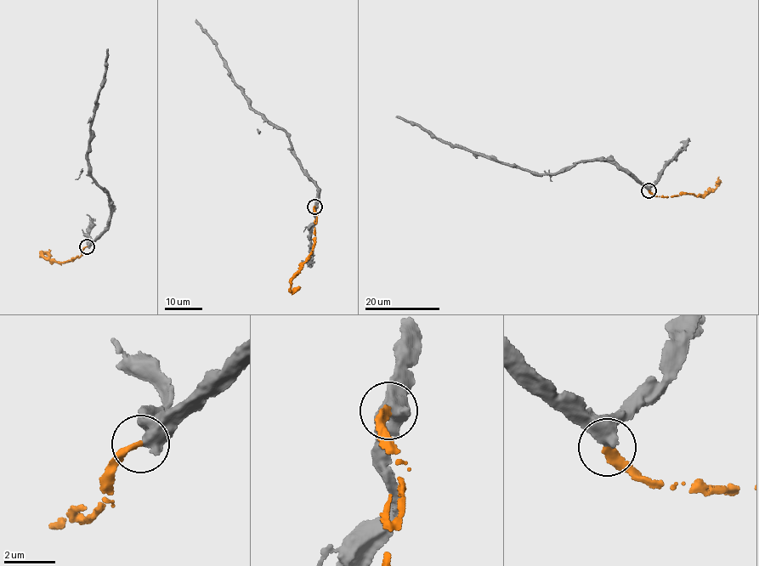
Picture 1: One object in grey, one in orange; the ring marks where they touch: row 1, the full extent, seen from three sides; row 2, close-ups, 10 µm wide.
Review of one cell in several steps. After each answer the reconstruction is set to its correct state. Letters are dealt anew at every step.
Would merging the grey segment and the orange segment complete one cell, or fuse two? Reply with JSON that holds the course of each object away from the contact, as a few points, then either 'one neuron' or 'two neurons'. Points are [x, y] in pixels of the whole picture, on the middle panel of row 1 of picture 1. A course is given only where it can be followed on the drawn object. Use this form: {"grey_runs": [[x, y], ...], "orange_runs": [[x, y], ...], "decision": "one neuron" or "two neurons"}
{"grey_runs": [[314, 206], [318, 189], [302, 166], [286, 134], [250, 106], [243, 88], [234, 83], [216, 42], [195, 19]], "orange_runs": [[314, 206], [314, 211], [318, 215], [311, 254], [292, 278], [290, 287], [296, 291], [301, 288]], "decision": "one neuron"}

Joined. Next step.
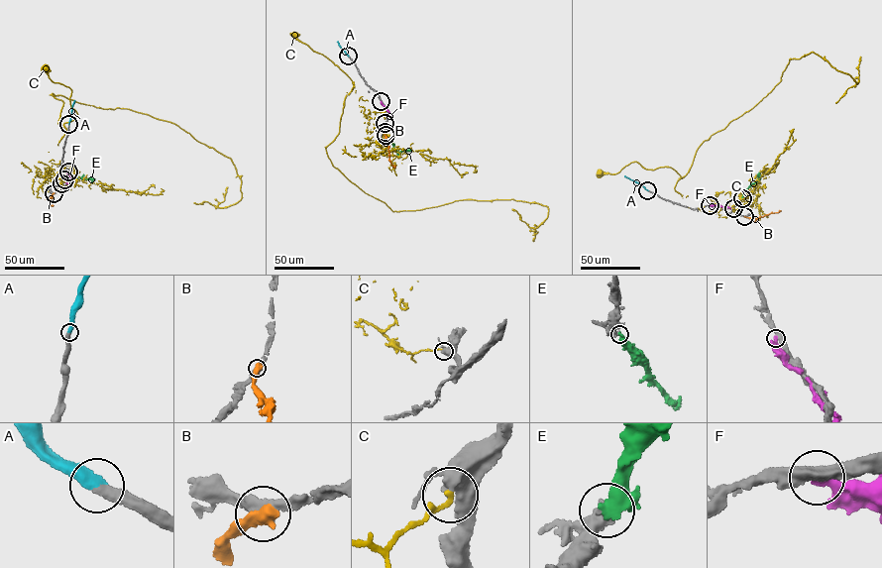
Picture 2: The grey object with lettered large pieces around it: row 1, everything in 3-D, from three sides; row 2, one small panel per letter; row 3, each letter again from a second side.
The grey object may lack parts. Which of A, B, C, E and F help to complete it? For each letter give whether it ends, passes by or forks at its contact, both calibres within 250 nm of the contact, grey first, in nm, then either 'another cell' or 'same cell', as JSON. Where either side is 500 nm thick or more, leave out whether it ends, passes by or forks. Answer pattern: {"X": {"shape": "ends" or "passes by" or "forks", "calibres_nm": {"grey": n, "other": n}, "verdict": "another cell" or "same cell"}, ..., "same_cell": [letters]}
{"A": {"shape": "ends", "calibres_nm": {"grey": 400, "other": 480}, "verdict": "same cell"}, "B": {"calibres_nm": {"grey": 360, "other": 550}, "verdict": "another cell"}, "C": {"shape": "ends", "calibres_nm": {"grey": 360, "other": 200}, "verdict": "another cell"}, "E": {"shape": "passes by", "calibres_nm": {"grey": 480, "other": 360}, "verdict": "another cell"}, "F": {"shape": "ends", "calibres_nm": {"grey": 480, "other": 280}, "verdict": "another cell"}, "same_cell": ["A"]}

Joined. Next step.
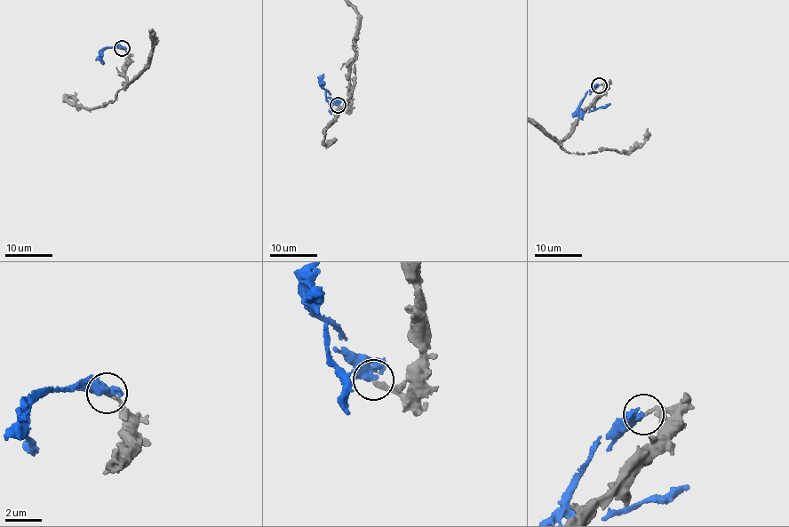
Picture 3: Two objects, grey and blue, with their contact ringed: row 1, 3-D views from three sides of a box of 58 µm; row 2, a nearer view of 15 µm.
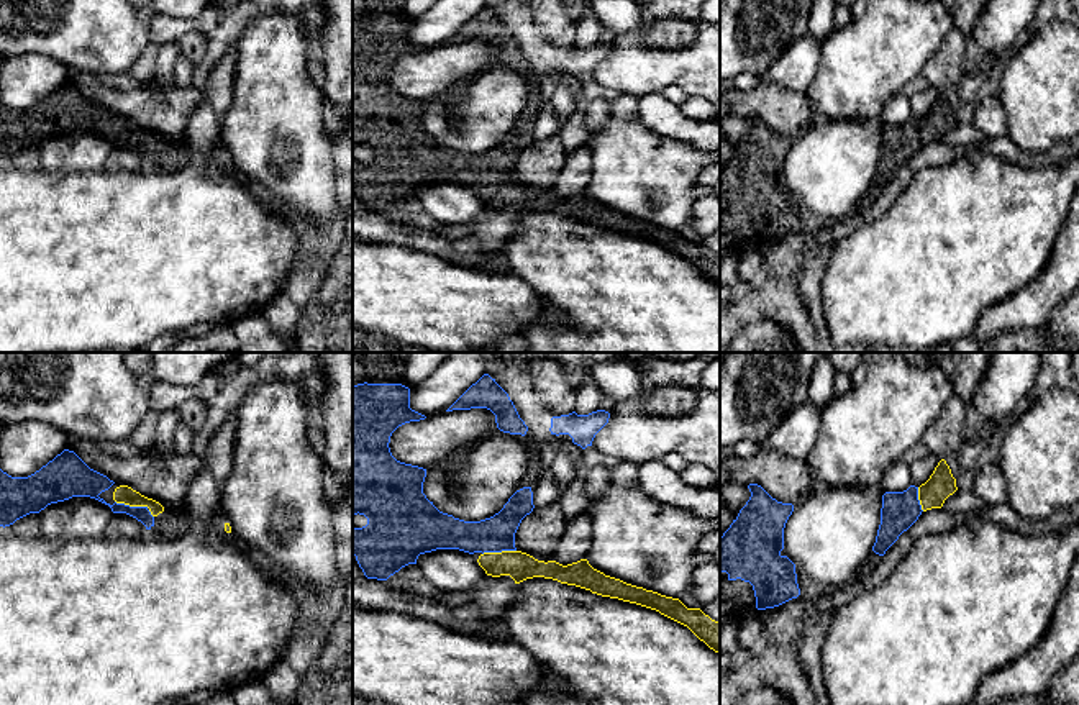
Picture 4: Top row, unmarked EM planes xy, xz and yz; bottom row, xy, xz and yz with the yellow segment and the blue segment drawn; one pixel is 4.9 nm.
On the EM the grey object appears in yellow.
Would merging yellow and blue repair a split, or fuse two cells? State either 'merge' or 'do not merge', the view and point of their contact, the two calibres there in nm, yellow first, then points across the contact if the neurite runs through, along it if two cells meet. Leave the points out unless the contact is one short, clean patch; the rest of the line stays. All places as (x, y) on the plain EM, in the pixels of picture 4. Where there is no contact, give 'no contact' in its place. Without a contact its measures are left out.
merge; contact xz (499, 186); calibres 140 and 180 nm; way xz (520, 199), (507, 194), (499, 186), (497, 166)

